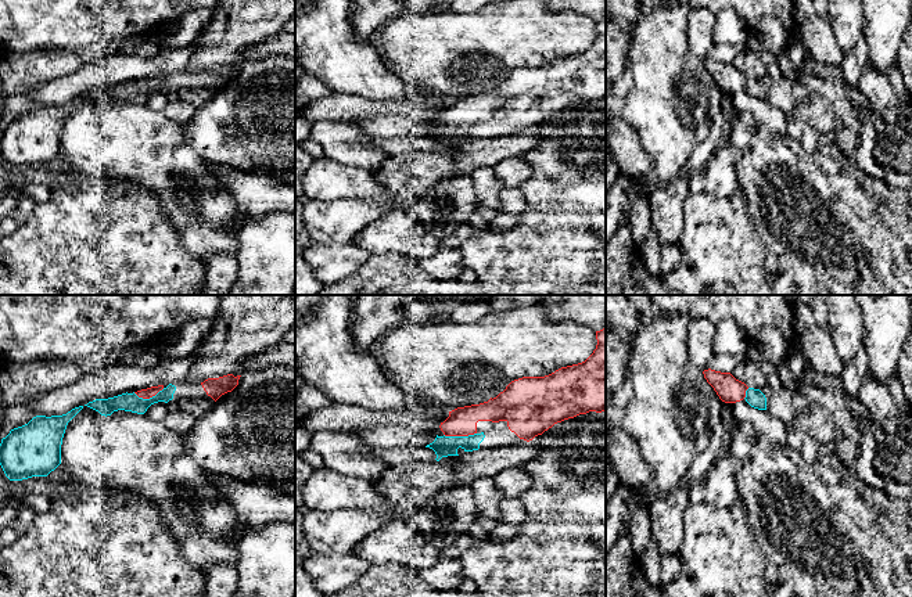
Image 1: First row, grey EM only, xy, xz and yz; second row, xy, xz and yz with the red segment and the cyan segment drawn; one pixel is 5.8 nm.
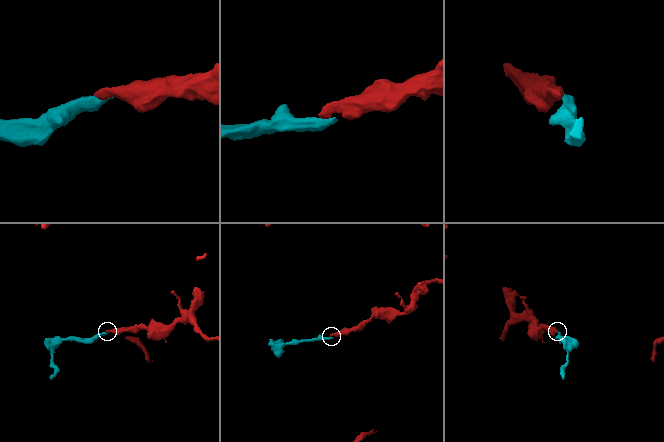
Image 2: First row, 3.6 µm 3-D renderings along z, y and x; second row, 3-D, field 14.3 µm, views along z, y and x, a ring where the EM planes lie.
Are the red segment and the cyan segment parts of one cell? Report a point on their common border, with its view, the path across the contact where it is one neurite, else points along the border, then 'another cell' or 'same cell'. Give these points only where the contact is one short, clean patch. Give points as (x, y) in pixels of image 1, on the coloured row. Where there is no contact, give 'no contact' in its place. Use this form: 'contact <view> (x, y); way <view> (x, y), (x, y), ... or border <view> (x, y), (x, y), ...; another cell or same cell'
contact xz (459, 435); same cell

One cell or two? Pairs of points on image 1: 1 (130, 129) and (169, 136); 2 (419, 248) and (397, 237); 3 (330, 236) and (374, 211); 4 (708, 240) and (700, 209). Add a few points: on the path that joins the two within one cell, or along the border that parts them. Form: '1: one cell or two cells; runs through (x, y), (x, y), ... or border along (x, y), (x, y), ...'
1: one cell; runs through (140, 137), (160, 137)
2: one cell; runs through (413, 243), (408, 237), (402, 237)
3: one cell; runs through (341, 225), (349, 216), (363, 212)
4: one cell; runs through (713, 233), (713, 222), (707, 216)

